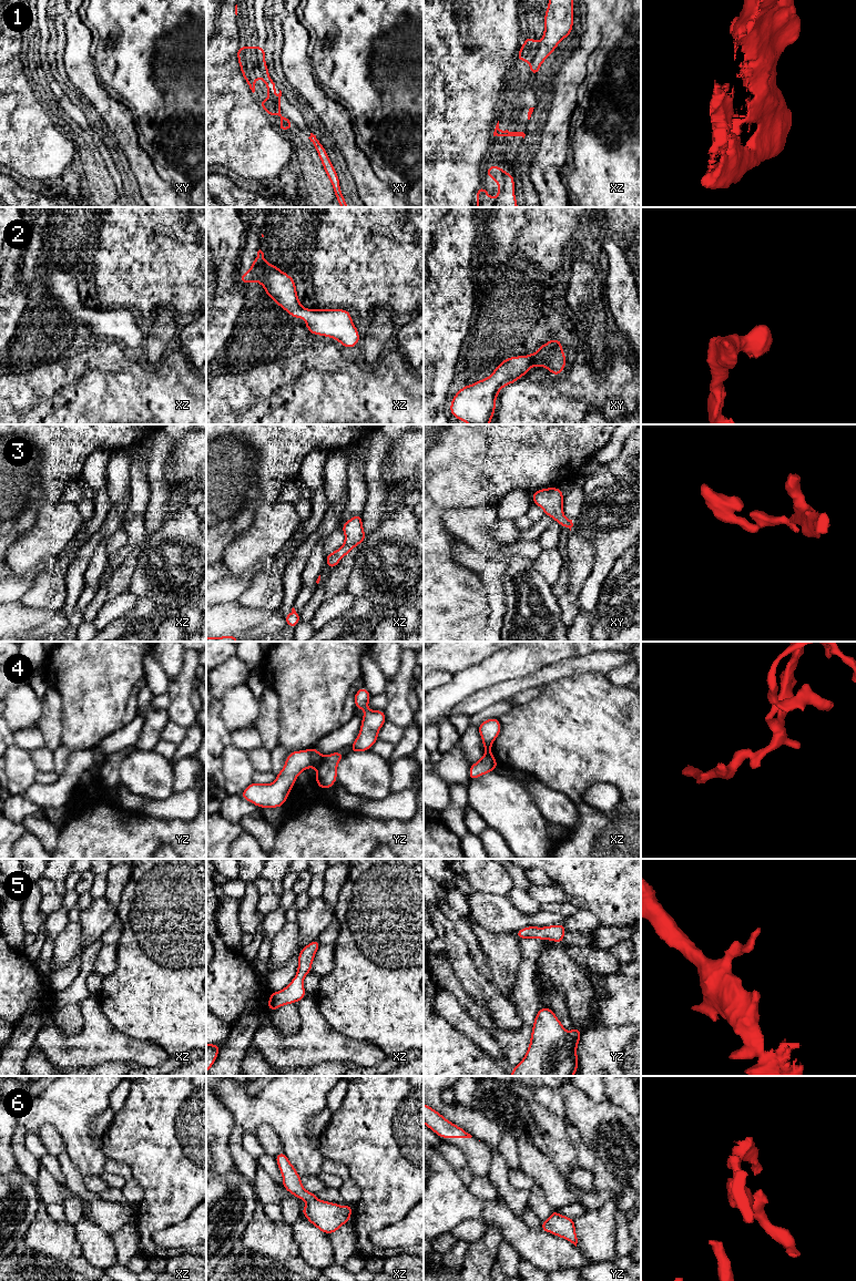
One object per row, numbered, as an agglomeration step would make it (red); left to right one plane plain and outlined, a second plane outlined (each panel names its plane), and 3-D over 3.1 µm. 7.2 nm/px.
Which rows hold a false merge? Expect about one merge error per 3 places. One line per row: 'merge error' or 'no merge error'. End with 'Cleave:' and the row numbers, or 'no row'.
1: no merge error
2: no merge error
3: no merge error
4: no merge error
5: no merge error
6: no merge error
Cleave: no row

